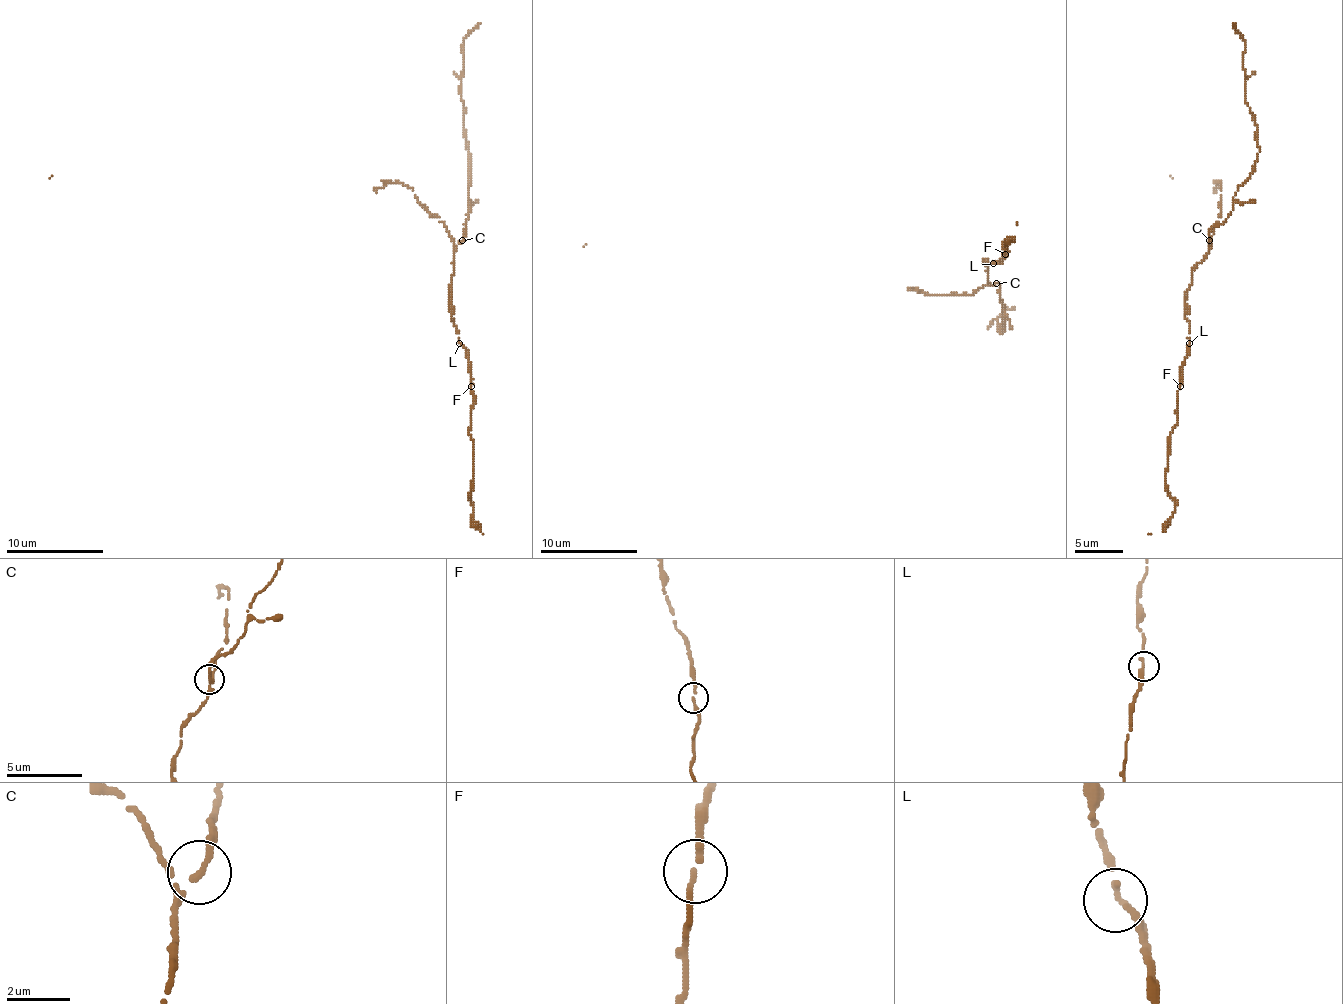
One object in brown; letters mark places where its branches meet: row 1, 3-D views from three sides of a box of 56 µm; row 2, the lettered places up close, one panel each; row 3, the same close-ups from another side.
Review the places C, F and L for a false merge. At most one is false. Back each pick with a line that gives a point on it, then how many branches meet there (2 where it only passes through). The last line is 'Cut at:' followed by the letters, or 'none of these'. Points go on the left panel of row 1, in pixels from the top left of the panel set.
Cut at: none of these

